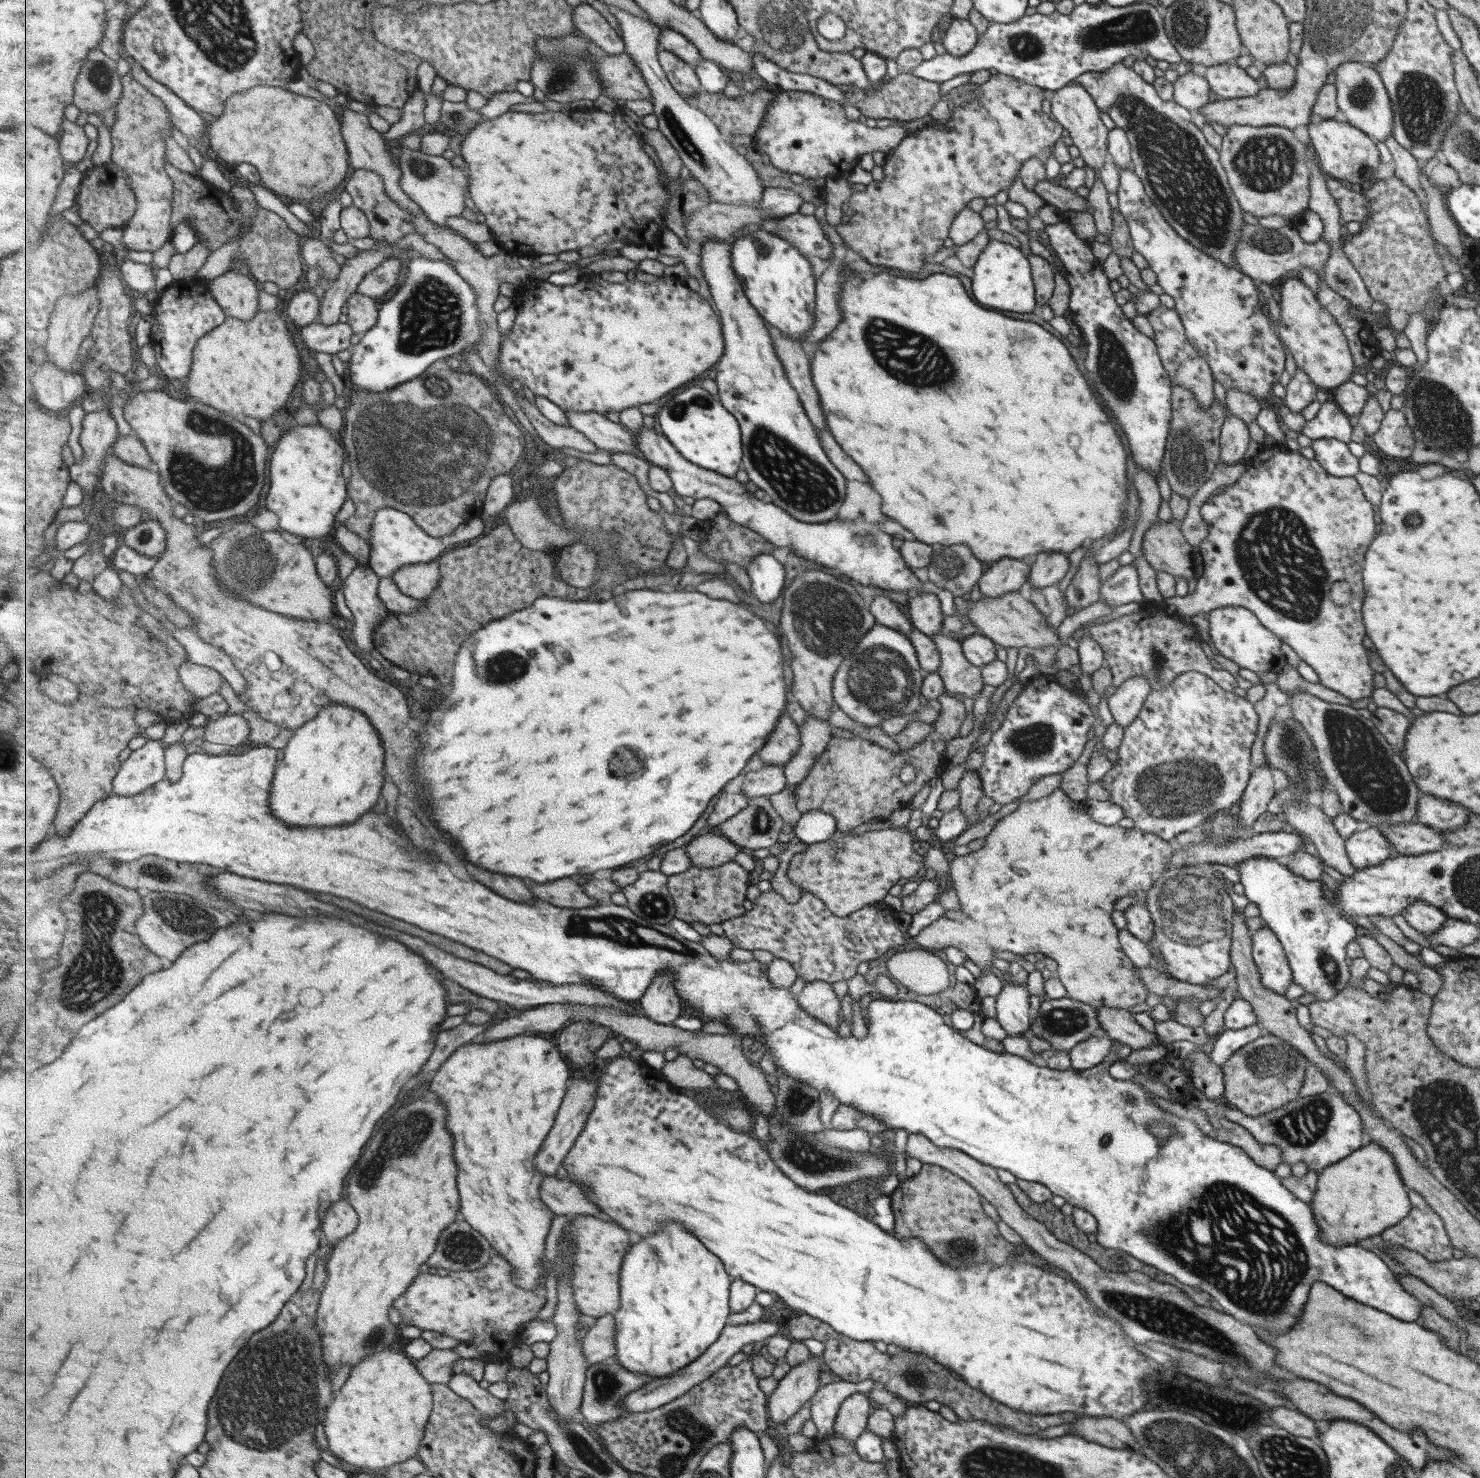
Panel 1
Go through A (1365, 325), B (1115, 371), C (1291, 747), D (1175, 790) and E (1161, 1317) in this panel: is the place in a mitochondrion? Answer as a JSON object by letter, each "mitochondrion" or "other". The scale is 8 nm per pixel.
{"A":"other","B":"mitochondrion","C":"mitochondrion","D":"mitochondrion","E":"mitochondrion"}

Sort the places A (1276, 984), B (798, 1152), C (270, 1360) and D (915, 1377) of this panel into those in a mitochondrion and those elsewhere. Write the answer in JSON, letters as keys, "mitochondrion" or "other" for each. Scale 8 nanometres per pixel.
{"A":"other","B":"mitochondrion","C":"mitochondrion","D":"mitochondrion"}

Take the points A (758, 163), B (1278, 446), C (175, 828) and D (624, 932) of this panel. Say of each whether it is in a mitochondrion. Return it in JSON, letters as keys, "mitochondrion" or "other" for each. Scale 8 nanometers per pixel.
{"A":"other","B":"other","C":"other","D":"mitochondrion"}

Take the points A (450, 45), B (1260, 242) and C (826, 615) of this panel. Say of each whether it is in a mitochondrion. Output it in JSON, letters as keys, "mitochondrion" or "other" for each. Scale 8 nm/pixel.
{"A":"other","B":"mitochondrion","C":"mitochondrion"}

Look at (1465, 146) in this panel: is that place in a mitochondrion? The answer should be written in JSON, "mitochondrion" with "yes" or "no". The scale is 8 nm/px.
{"mitochondrion":"yes"}

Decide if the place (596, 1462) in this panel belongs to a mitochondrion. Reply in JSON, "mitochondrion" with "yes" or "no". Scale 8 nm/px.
{"mitochondrion":"yes"}

